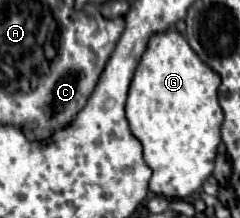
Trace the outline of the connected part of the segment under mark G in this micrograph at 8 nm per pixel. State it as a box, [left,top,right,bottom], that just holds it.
[127,29,223,199]

